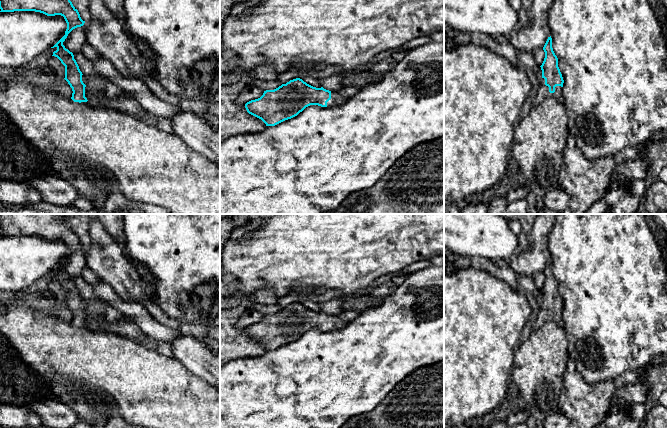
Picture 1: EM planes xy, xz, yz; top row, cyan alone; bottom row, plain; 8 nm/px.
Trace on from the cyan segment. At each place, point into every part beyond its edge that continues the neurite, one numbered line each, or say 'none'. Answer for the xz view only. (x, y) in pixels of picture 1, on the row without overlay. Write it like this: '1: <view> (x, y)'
1: xz (336, 322)

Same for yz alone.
1: yz (543, 316)

